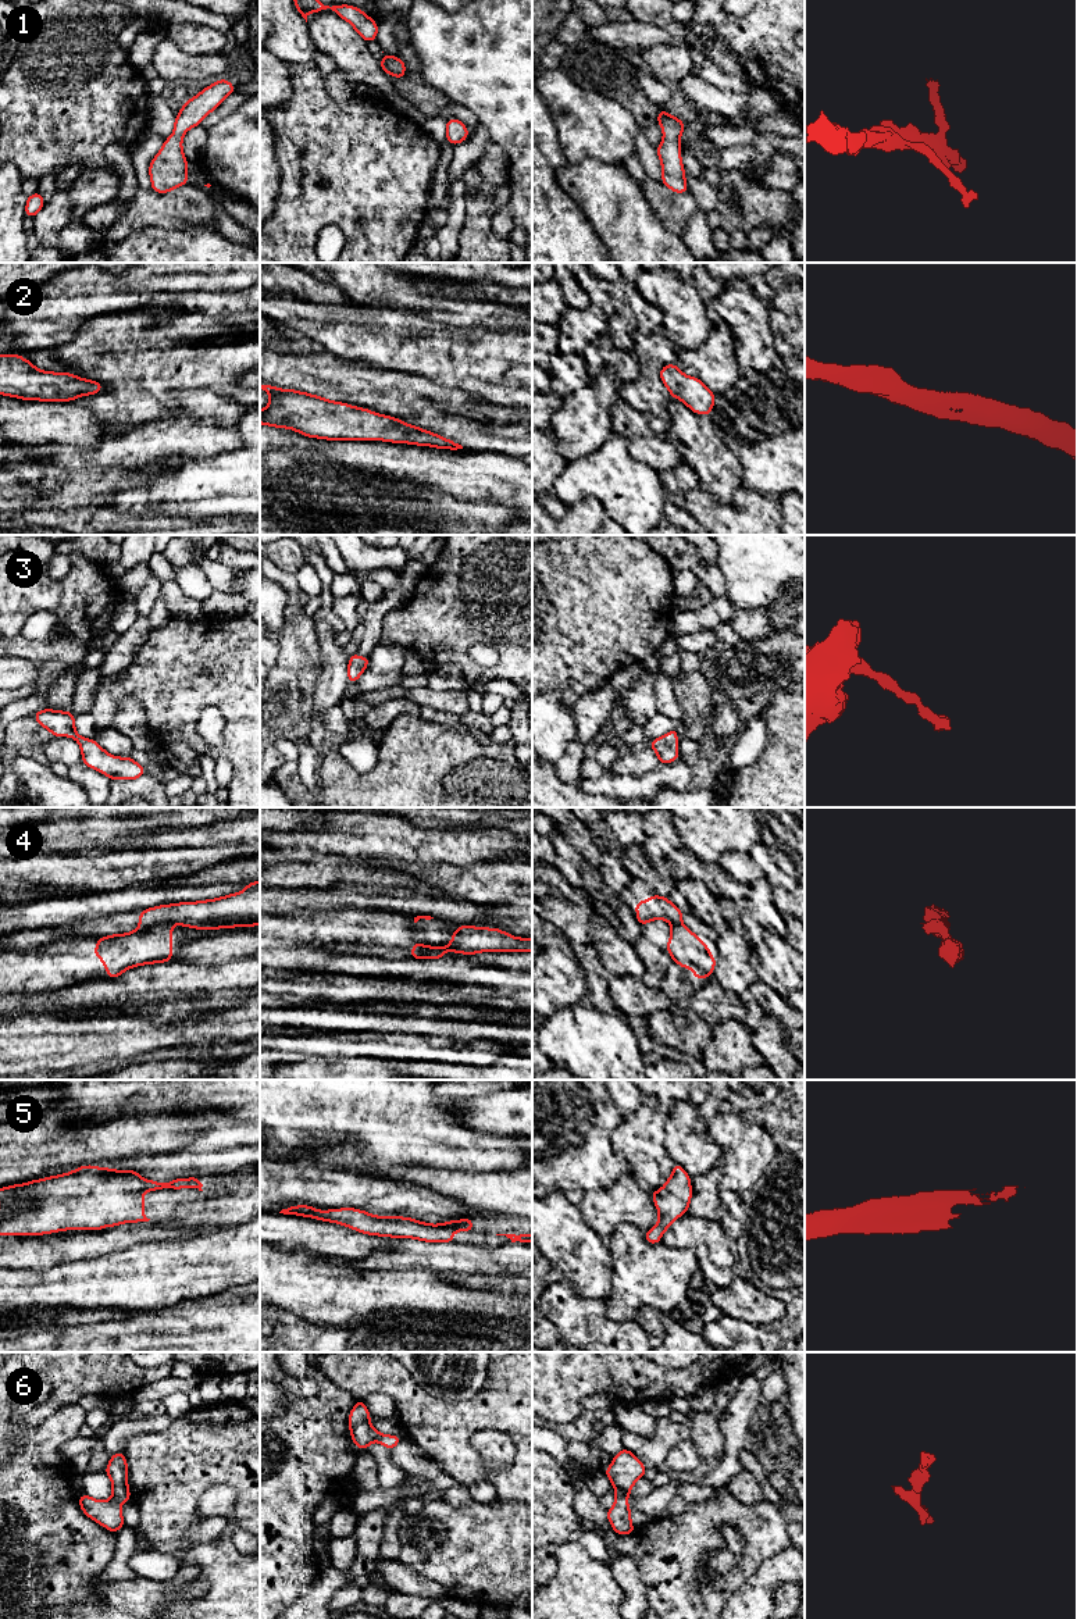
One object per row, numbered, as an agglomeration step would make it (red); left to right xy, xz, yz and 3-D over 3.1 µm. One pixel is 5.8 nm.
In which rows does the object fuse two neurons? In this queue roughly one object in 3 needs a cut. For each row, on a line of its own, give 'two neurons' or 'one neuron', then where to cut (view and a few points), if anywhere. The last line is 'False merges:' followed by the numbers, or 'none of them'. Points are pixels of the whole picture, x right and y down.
1: one neuron | no cut
2: one neuron | no cut
3: one neuron | no cut
4: two neurons | xy (171, 923), (157, 923), (139, 929)
5: one neuron | no cut
6: one neuron | no cut
False merges: 4

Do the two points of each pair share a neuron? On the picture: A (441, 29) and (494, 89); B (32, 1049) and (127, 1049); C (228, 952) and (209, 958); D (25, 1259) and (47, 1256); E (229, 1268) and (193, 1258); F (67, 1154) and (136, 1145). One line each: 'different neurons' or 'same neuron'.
A: same neuron
B: same neuron
C: same neuron
D: same neuron
E: same neuron
F: same neuron

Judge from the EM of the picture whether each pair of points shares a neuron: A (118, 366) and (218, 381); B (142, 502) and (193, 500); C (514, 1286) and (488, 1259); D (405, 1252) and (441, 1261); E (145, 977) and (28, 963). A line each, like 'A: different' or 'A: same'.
A: same
B: same
C: different
D: same
E: different

